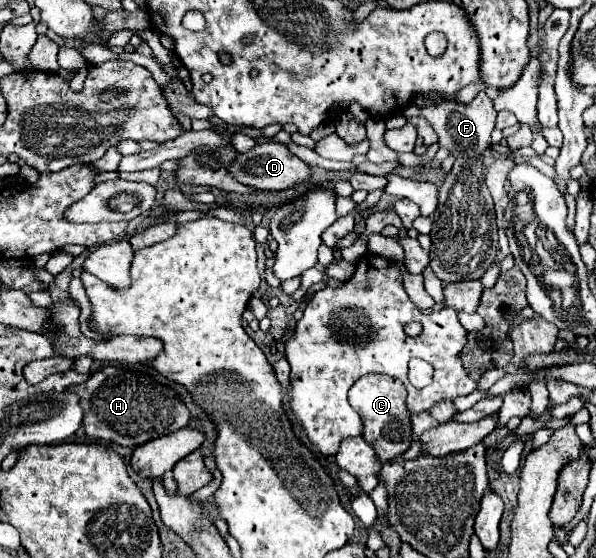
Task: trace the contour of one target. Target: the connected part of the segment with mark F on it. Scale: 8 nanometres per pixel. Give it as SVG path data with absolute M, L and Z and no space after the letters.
M480 92L470 104L442 102L440 108L419 108L410 105L403 116L426 118L434 132L438 134L440 148L446 148L454 156L454 166L444 178L438 196L438 208L432 214L432 248L430 248L430 268L444 282L464 282L480 280L482 274L494 264L498 250L498 230L490 190L482 176L482 158L490 148L490 134L496 122L496 110L486 92Z

